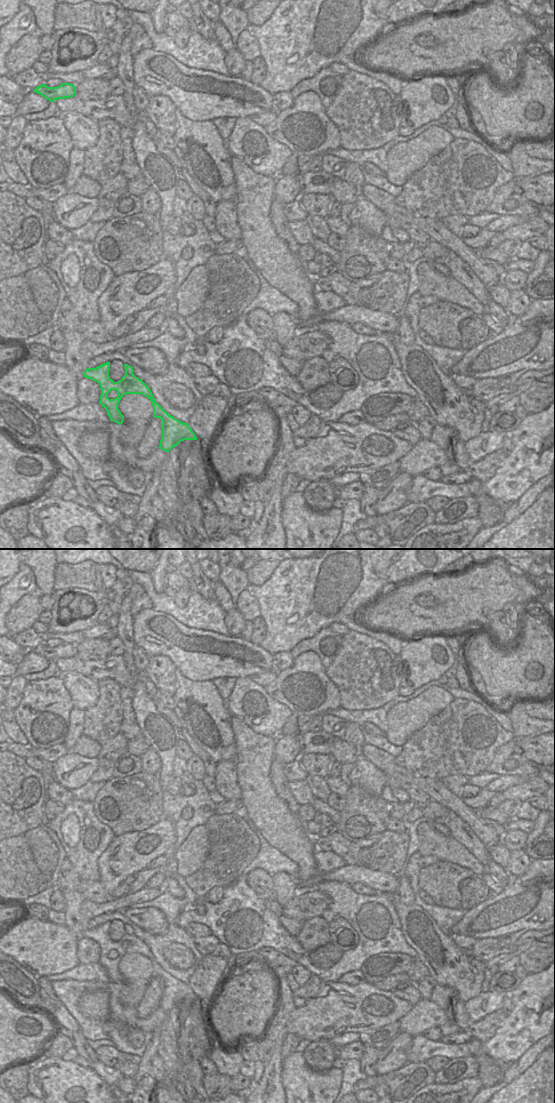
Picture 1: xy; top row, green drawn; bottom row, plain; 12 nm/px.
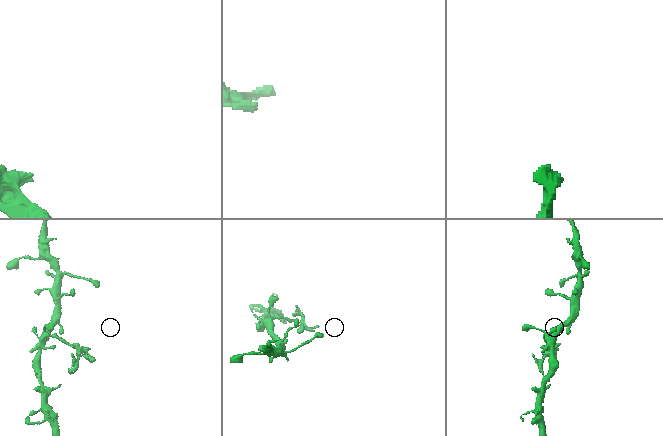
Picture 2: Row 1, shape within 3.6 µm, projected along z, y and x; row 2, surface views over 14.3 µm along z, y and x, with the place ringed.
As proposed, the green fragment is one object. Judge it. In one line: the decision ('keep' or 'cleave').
cleave

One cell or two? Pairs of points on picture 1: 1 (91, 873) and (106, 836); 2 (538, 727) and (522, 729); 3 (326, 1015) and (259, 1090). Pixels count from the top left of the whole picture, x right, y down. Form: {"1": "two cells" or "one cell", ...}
{"1": "one cell", "2": "one cell", "3": "one cell"}

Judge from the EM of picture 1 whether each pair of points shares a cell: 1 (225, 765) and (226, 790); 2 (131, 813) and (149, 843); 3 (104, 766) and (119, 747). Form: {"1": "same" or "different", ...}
{"1": "same", "2": "different", "3": "same"}

